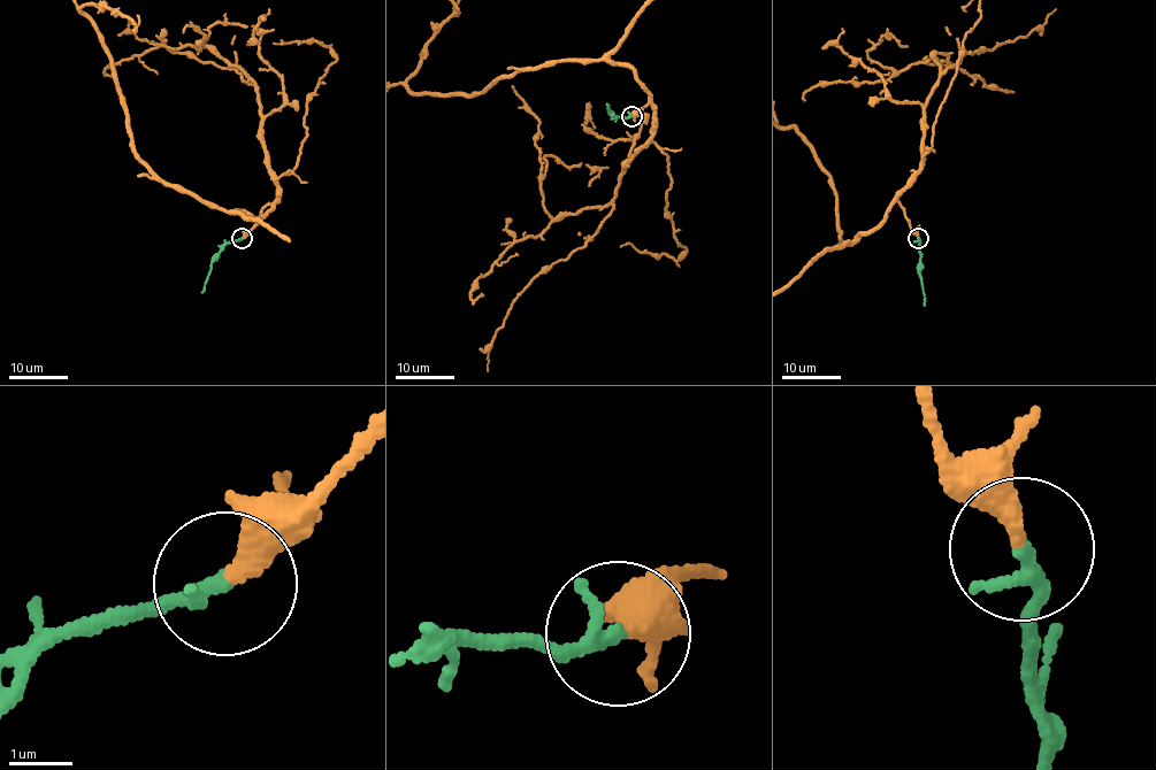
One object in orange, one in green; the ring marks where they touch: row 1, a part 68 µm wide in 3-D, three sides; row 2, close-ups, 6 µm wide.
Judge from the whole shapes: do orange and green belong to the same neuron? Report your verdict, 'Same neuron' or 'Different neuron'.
Same neuron

